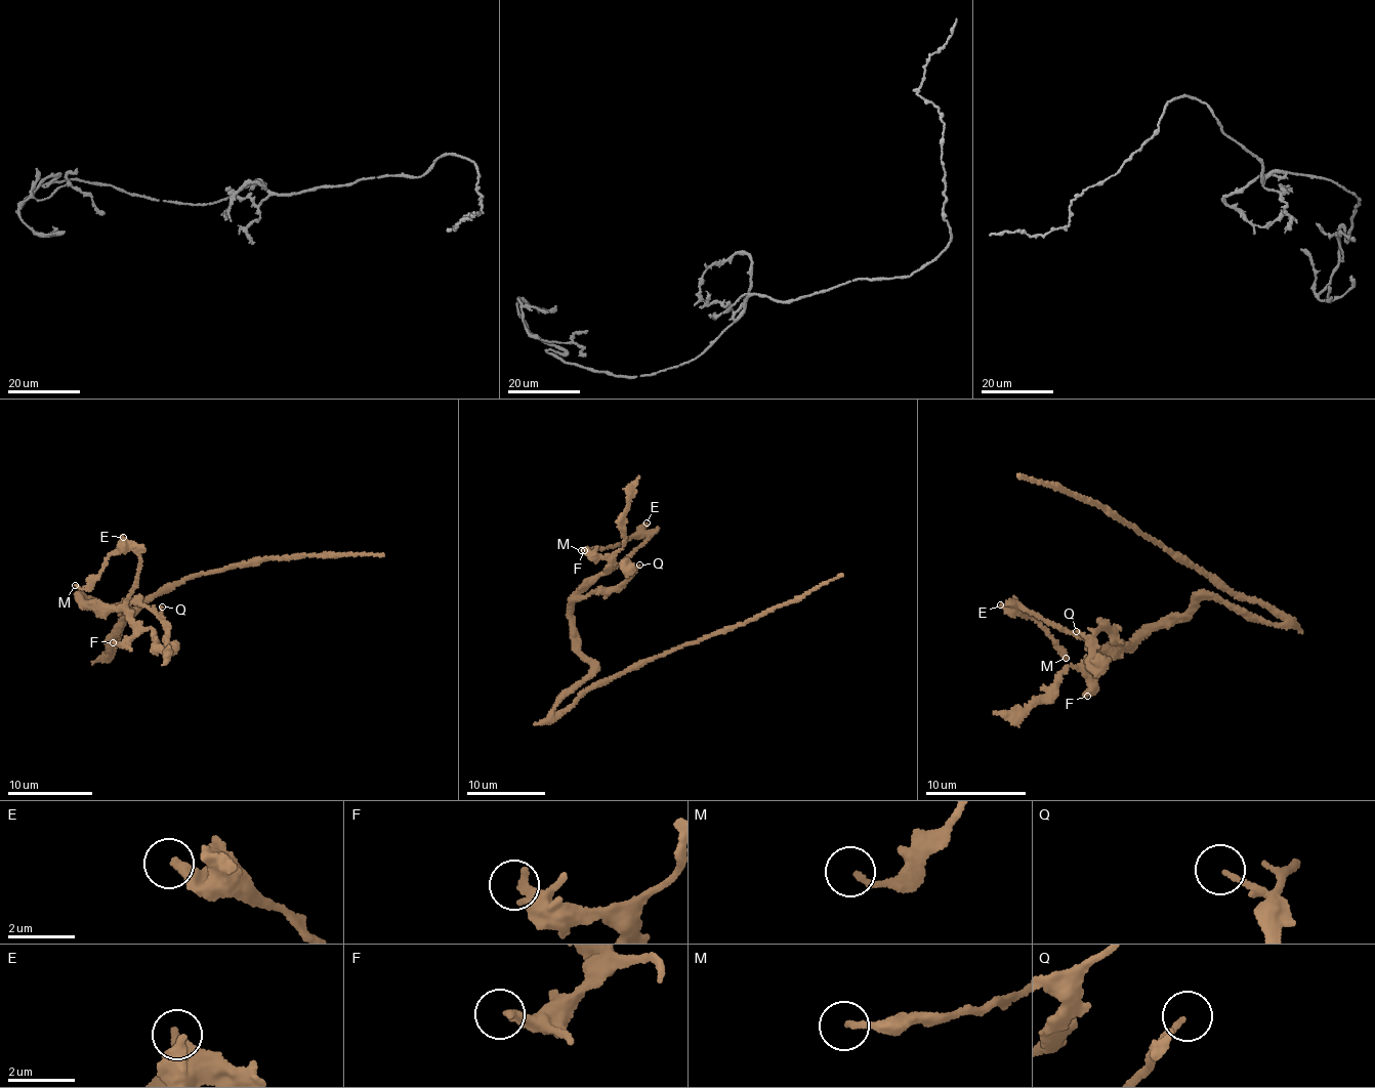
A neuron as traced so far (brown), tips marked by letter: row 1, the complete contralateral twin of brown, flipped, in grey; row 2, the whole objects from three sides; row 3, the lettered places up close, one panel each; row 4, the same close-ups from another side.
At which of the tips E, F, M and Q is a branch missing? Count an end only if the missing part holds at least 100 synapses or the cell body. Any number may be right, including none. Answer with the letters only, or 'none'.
none

